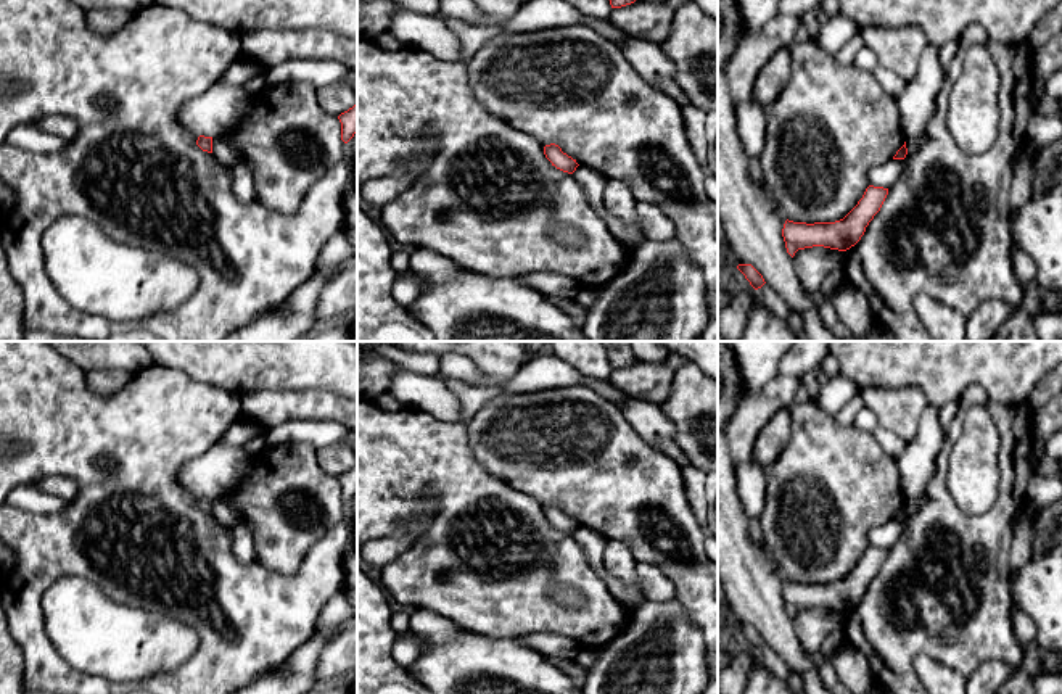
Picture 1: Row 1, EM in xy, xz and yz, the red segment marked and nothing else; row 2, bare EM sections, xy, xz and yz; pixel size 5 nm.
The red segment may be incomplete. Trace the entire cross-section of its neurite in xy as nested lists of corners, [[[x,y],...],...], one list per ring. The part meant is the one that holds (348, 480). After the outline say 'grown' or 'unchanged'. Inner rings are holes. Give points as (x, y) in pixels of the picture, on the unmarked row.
[[[357,464],[338,477],[341,483],[341,501],[348,504],[357,493]]] | unchanged

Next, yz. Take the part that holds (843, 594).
[[[869,546],[858,565],[835,583],[806,585],[787,580],[782,589],[787,613],[793,618],[798,610],[813,607],[838,612],[850,610],[861,601],[887,556],[888,549]]] | unchanged

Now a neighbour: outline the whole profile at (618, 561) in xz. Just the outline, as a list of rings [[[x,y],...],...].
[[[607,539],[602,562],[611,576],[629,585],[639,594],[637,604],[632,609],[628,609],[629,613],[632,613],[640,604],[647,602],[636,573],[637,560],[632,557],[626,544],[616,539]]]

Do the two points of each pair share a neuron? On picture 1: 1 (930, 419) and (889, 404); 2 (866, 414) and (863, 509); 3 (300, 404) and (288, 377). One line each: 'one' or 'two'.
1: two
2: two
3: two

